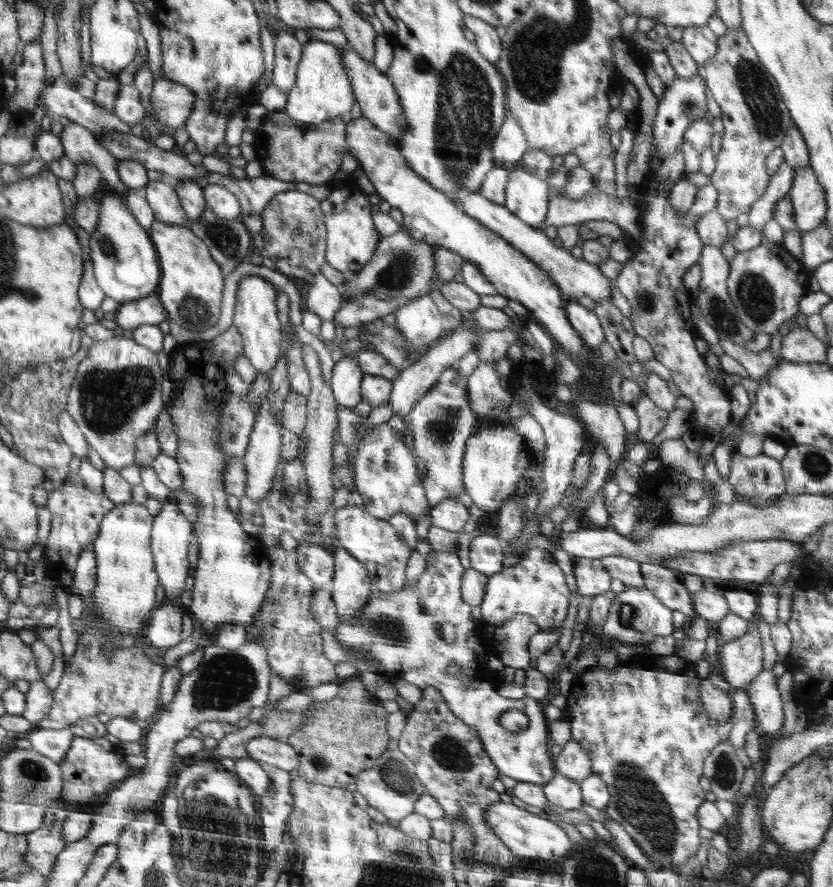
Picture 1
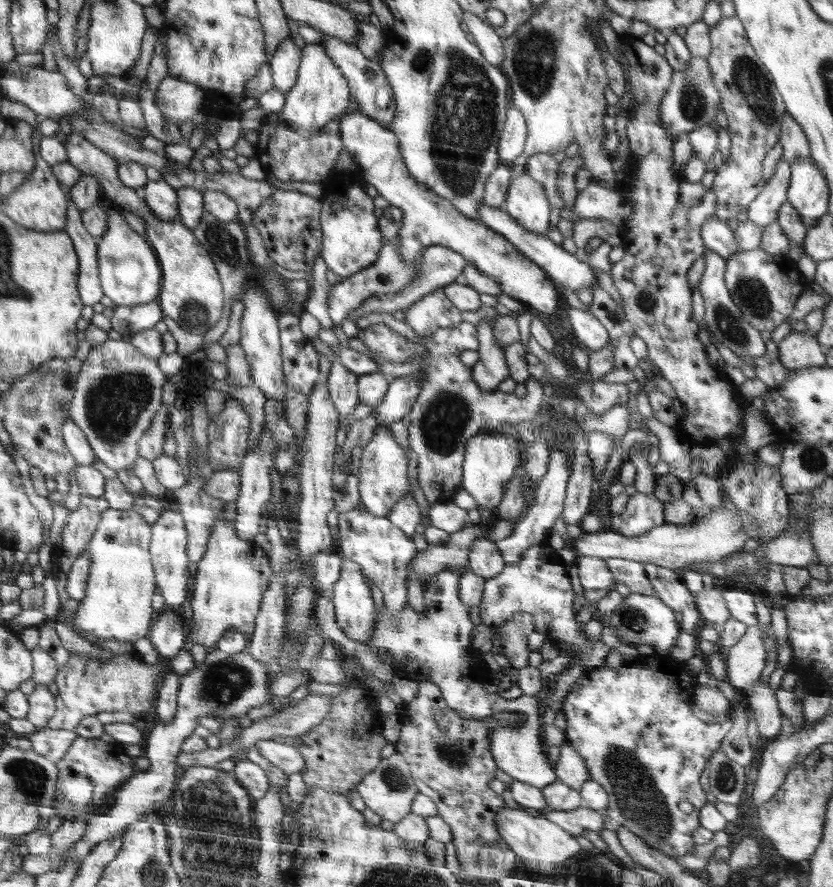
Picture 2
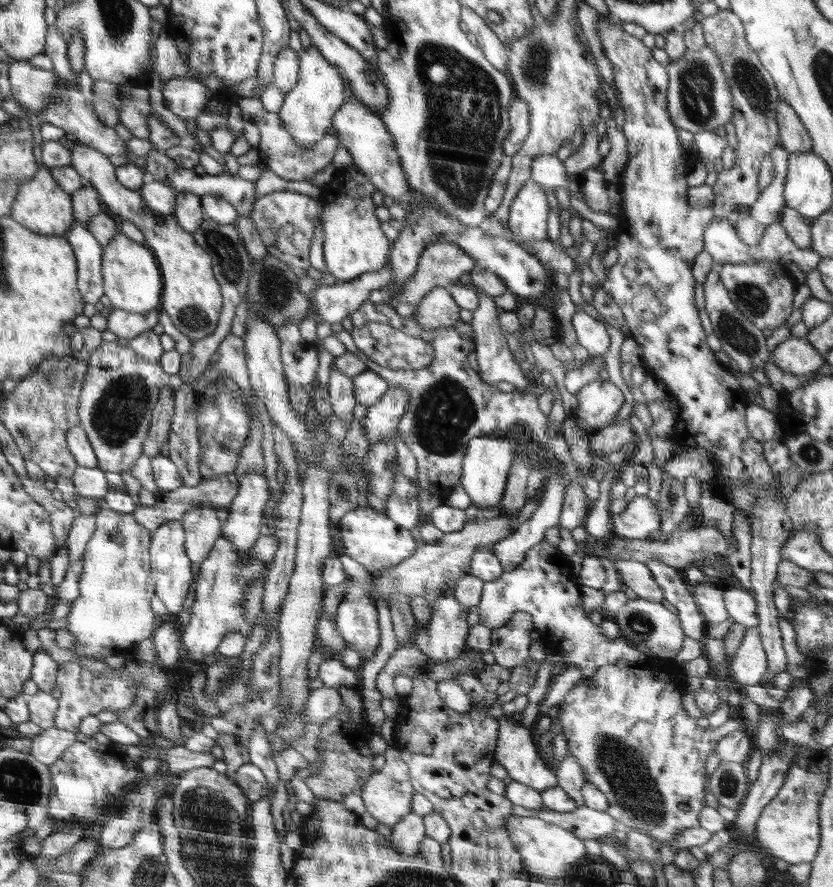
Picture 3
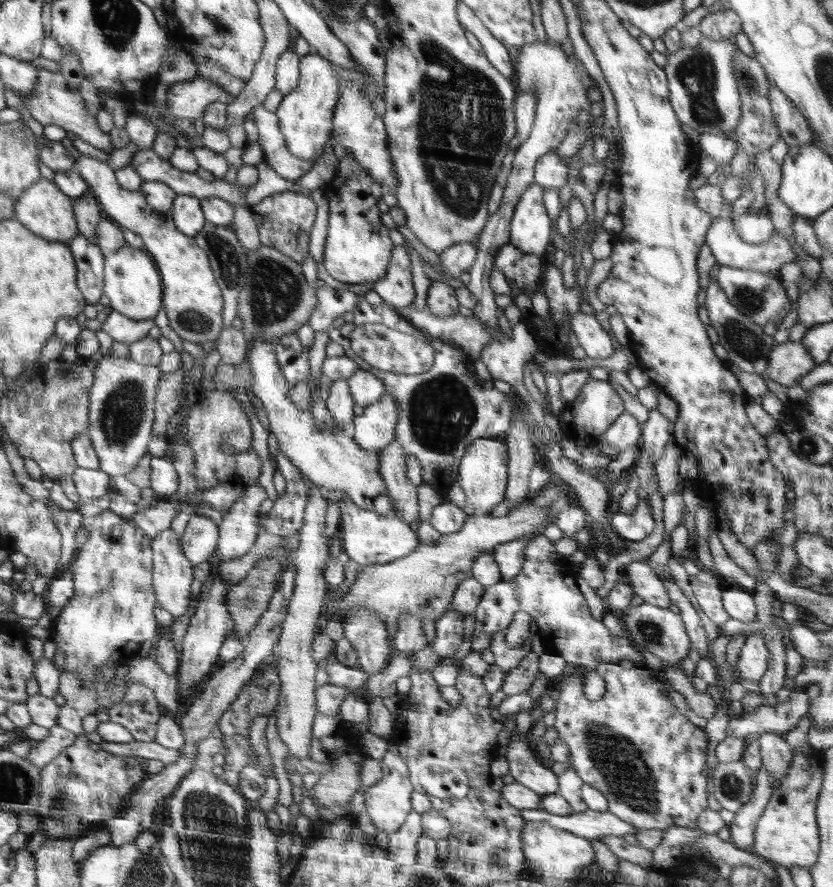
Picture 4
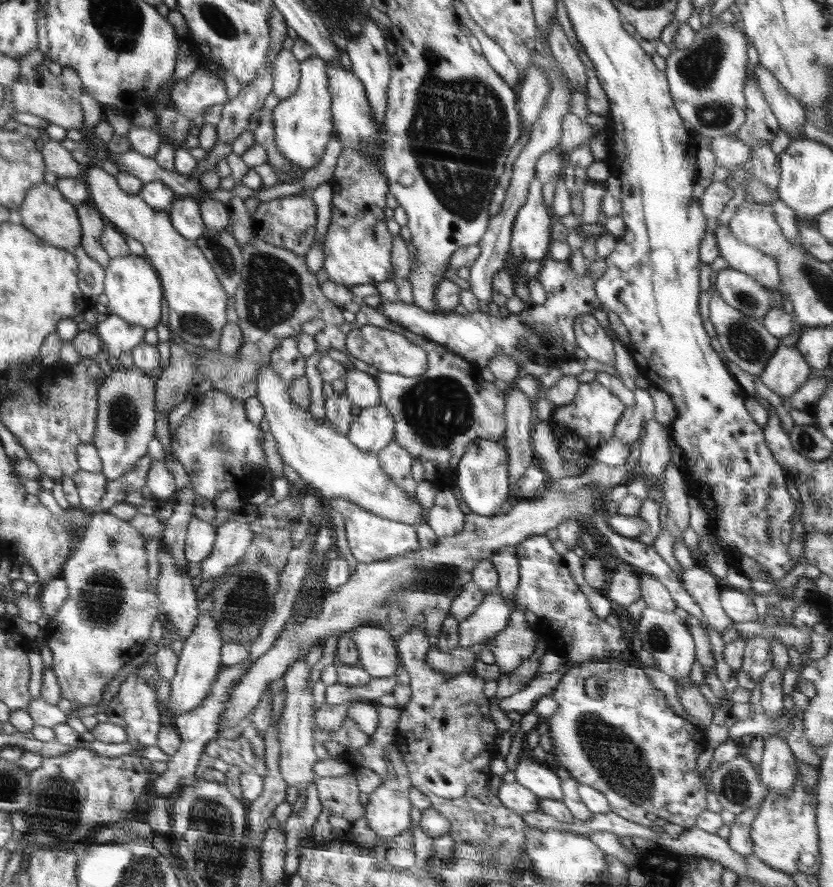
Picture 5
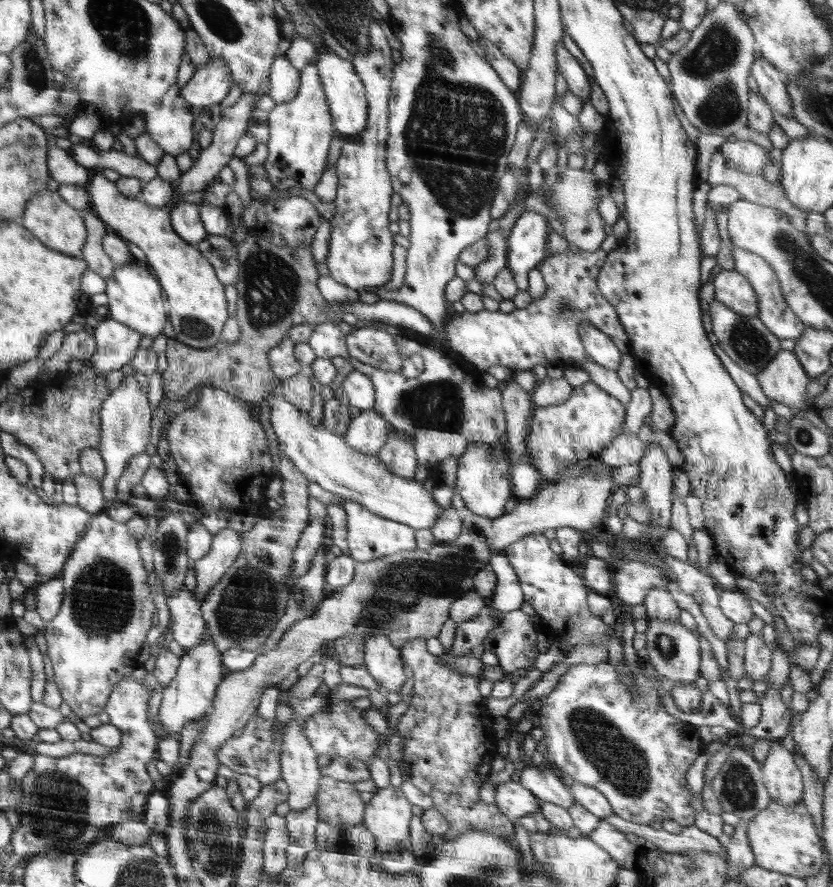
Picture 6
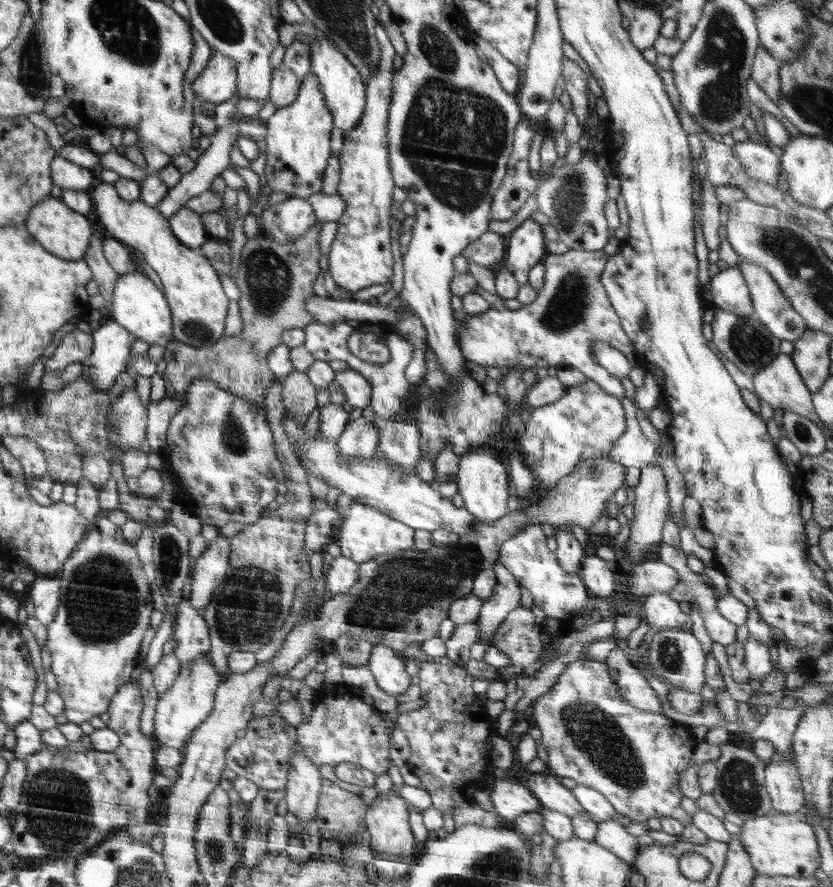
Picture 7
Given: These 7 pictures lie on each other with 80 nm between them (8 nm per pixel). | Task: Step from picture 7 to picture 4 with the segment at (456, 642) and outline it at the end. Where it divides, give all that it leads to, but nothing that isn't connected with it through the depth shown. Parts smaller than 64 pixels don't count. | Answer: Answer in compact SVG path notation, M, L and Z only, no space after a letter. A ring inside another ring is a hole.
M543 534L526 545L521 572L510 582L503 581L488 586L482 593L480 602L473 612L476 617L474 633L484 630L490 635L505 629L518 611L527 612L535 620L539 635L547 641L547 646L570 664L584 666L586 673L595 672L599 664L619 663L633 660L644 667L643 652L624 633L612 635L604 623L592 617L584 595L577 586L577 574L571 560L559 555L554 544Z

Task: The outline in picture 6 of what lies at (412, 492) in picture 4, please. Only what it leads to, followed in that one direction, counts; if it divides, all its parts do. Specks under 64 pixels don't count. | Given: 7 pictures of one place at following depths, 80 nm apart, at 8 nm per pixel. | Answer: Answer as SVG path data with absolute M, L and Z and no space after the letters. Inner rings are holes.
M390 426L388 439L376 455L394 475L408 480L415 479L415 471L419 466L412 440L414 438L398 433Z

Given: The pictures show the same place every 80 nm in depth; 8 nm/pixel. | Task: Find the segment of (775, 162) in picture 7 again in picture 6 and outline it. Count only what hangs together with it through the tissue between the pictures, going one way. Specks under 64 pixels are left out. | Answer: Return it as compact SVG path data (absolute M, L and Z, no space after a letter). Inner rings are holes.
M750 138L748 140L738 140L735 142L725 141L719 146L719 151L724 155L726 162L730 166L745 172L745 174L763 174L763 168L772 161L770 152L758 146Z

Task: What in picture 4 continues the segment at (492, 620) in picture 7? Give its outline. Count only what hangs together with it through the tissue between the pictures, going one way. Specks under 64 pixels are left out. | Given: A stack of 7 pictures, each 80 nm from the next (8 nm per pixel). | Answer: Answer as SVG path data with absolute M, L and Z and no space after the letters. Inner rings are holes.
M538 534L526 535L522 538L505 542L493 548L493 558L500 570L501 581L514 580L521 572L524 563L526 545Z

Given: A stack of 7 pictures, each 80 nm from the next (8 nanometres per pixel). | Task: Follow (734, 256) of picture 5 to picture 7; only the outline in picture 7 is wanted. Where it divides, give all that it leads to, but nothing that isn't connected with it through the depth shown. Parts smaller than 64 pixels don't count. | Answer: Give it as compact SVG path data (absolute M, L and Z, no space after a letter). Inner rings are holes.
M746 259L738 260L738 263L742 276L748 285L751 303L755 310L754 314L757 315L758 320L762 321L762 324L765 324L766 328L781 341L794 342L798 340L807 329L805 320L792 308L790 301L784 296L772 275L763 266L752 264Z

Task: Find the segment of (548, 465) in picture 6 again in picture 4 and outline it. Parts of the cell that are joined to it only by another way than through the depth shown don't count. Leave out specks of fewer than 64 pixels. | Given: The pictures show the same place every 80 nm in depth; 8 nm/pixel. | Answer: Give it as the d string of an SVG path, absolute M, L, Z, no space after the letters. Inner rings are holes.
M590 379L571 402L565 403L564 410L558 416L565 435L572 438L577 445L584 447L599 443L600 436L610 428L610 424L624 413L624 405L618 392L607 381Z

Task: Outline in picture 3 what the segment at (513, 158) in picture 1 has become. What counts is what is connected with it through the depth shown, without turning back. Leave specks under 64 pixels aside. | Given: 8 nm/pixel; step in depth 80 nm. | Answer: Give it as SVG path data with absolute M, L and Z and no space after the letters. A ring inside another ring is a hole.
M513 100L509 108L509 131L503 142L503 156L514 156L529 133L529 108L526 101Z

